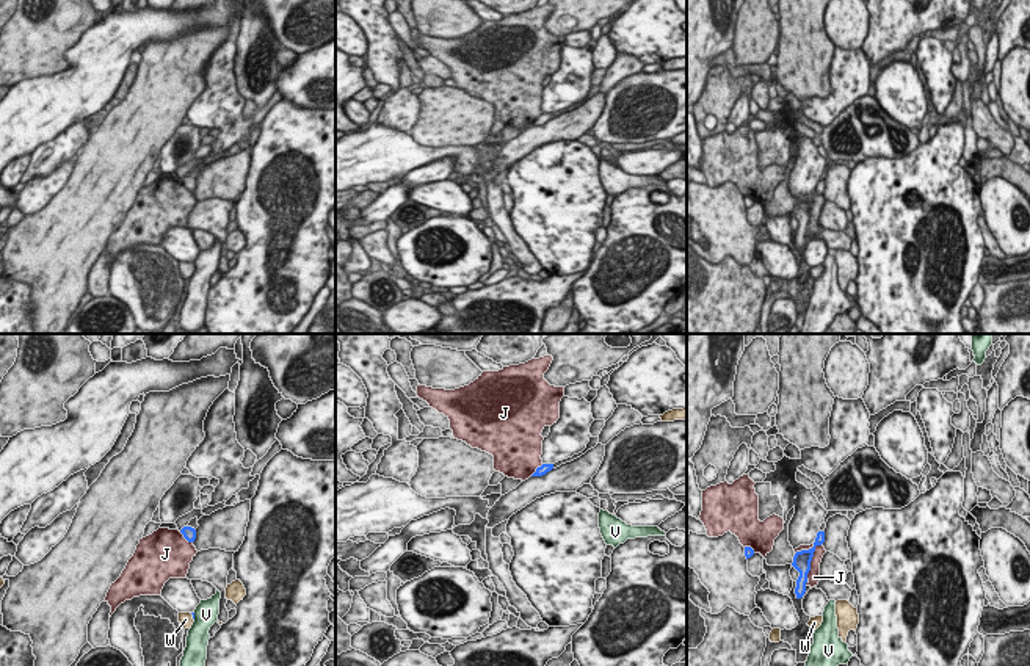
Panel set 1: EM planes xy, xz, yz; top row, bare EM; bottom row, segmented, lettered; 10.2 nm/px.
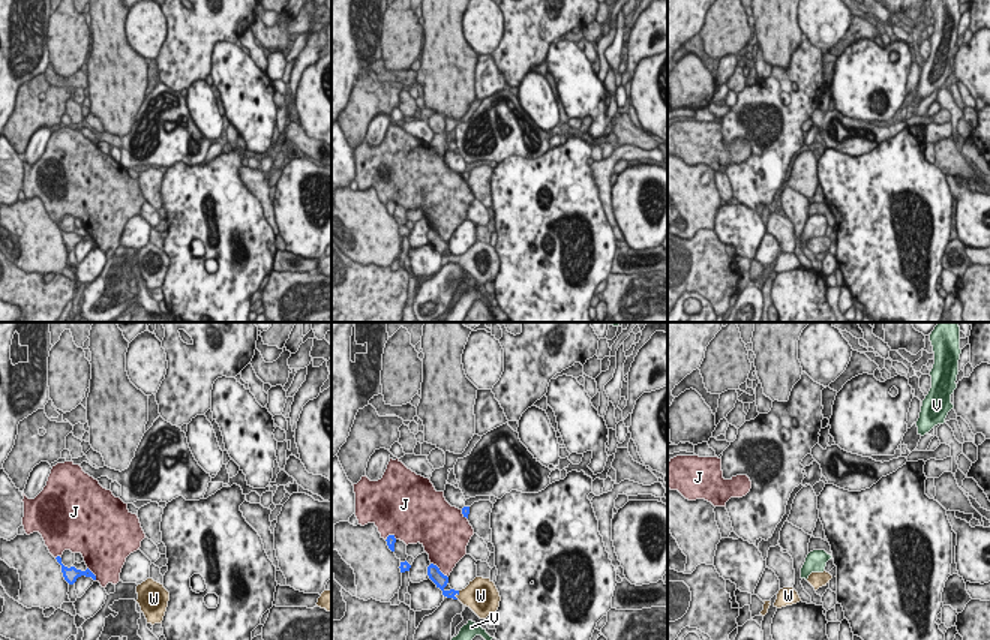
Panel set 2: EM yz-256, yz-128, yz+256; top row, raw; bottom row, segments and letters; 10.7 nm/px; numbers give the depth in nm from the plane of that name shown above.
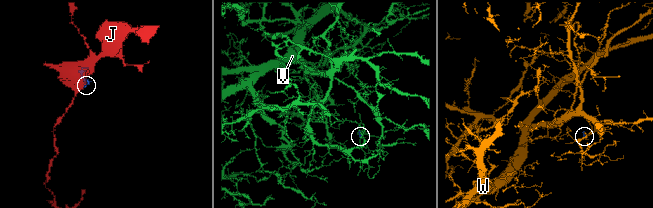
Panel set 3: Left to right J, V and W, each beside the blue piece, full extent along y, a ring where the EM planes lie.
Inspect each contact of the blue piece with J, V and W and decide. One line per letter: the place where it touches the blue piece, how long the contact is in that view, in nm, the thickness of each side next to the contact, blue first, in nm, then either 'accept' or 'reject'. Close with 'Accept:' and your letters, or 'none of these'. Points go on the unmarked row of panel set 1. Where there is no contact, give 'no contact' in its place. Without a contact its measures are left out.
J: yz (811, 209) | 420 nm | 190/130 nm | reject
V: xy (193, 265) | 70 nm | 30/240 nm | reject
W: xy (193, 265) | 90 nm | 30/140 nm | accept
Accept: W

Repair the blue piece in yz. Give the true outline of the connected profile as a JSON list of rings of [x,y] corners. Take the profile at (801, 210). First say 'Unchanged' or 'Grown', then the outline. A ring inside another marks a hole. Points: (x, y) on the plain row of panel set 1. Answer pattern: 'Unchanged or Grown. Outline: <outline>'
Unchanged. Outline: [[[818,180],[814,196],[809,199],[796,201],[793,205],[792,215],[800,221],[800,226],[796,229],[796,237],[795,237],[796,248],[801,248],[806,241],[807,223],[811,219],[811,210],[812,210],[815,196],[821,194],[823,191],[825,191],[825,180]]]

